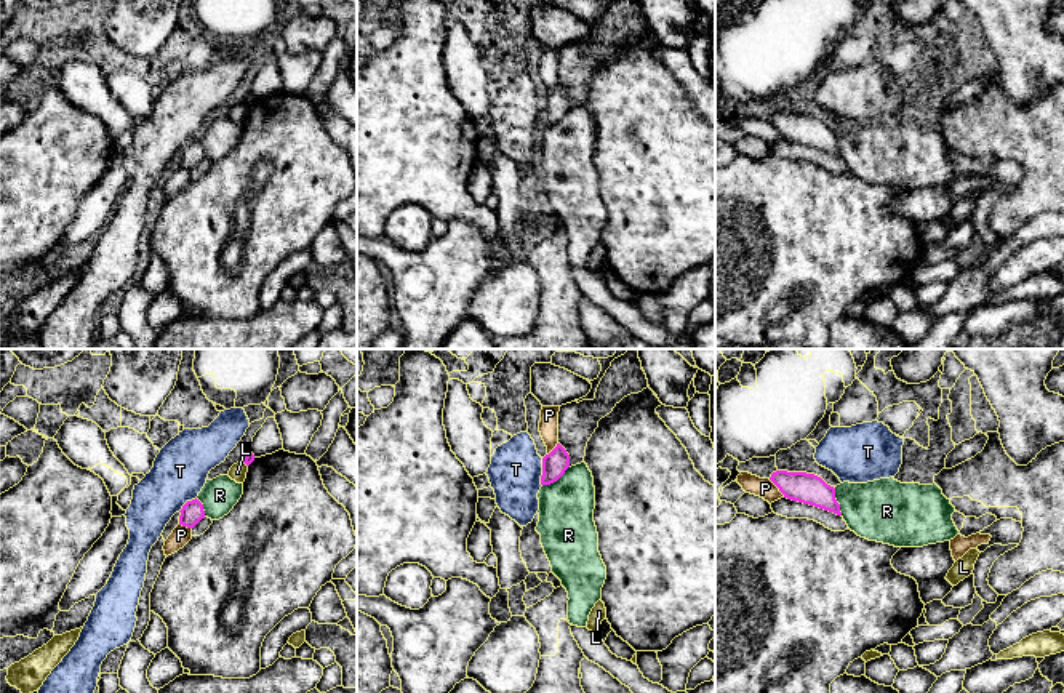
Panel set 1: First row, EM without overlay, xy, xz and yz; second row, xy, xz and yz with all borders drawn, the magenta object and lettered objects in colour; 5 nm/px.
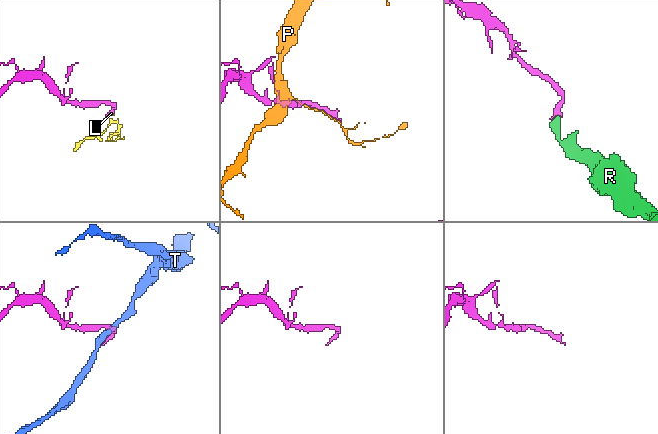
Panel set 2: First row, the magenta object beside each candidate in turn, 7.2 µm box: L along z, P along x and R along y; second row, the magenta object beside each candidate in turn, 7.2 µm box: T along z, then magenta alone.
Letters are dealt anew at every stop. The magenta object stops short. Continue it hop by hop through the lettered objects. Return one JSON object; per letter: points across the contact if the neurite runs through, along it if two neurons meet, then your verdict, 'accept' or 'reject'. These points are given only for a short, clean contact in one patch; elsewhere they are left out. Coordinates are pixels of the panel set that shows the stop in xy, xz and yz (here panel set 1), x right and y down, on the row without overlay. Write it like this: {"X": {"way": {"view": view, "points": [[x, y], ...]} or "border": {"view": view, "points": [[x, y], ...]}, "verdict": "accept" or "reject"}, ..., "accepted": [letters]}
{"L": {"border": {"view": "xy", "points": [[244, 103], [247, 108]]}, "verdict": "reject"}, "P": {"verdict": "reject"}, "R": {"border": {"view": "xz", "points": [[568, 108], [556, 122], [543, 127]]}, "verdict": "reject"}, "T": {"border": {"view": "xz", "points": [[543, 100], [541, 127]]}, "verdict": "reject"}, "accepted": []}

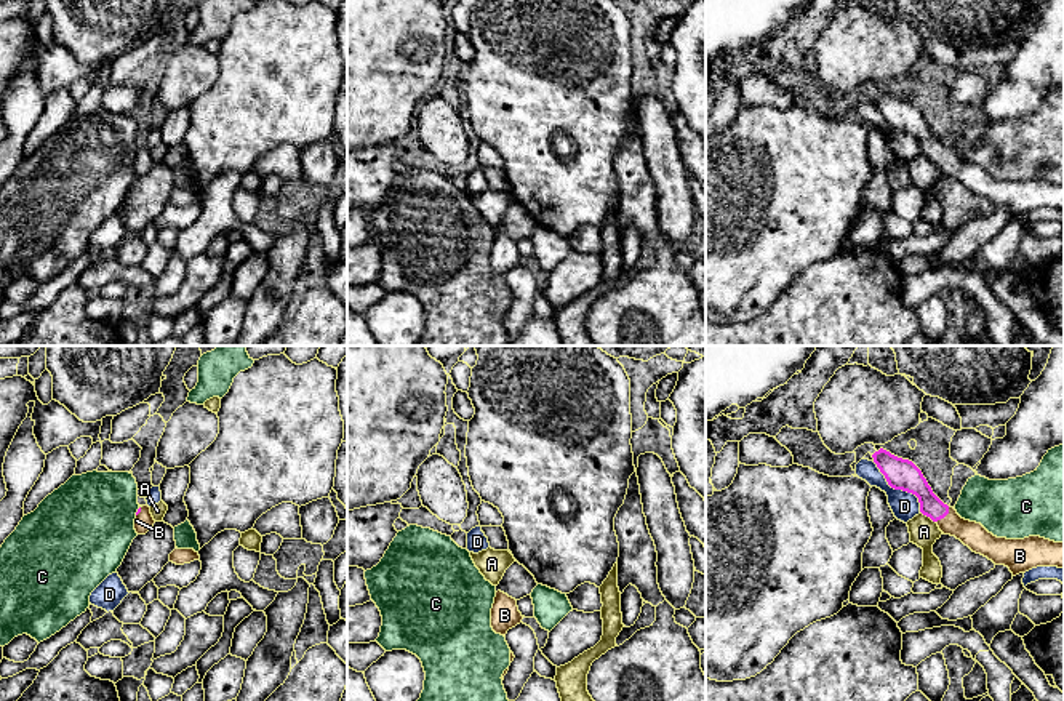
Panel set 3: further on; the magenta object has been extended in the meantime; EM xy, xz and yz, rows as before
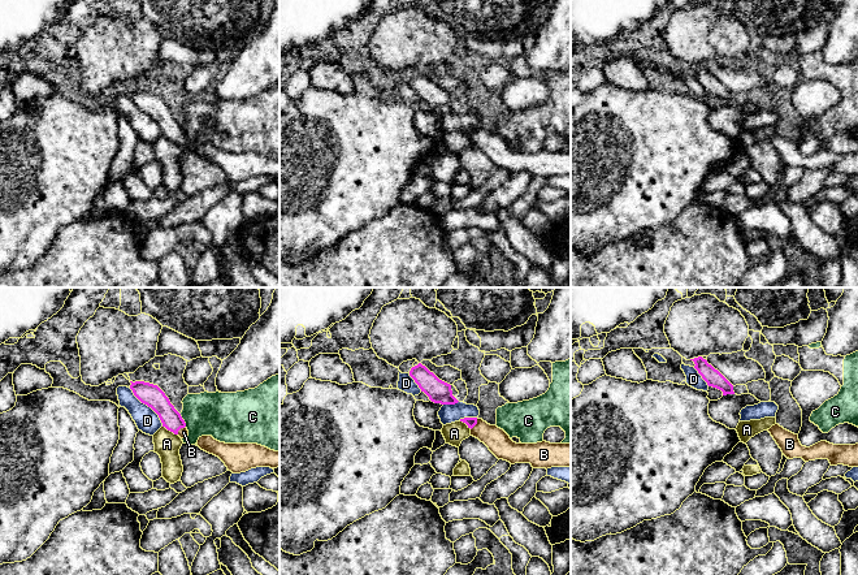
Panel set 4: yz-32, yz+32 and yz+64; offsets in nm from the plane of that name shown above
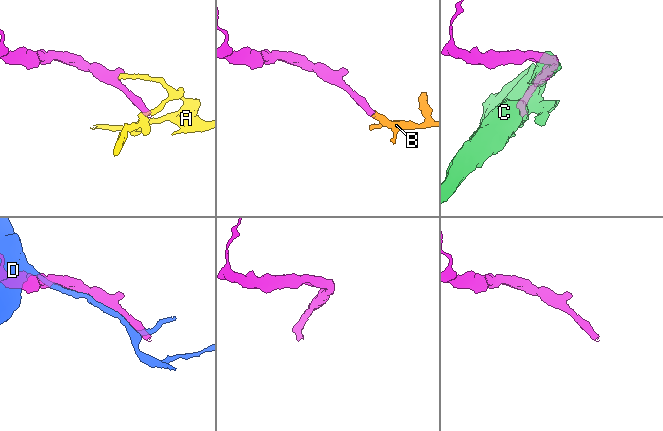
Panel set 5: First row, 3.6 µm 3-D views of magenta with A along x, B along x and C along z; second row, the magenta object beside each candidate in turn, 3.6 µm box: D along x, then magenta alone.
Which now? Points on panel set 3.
{"A": {"border": {"view": "yz", "points": [[920, 152], [935, 164]]}, "verdict": "reject"}, "B": {"way": {"view": "yz", "points": [[911, 120], [944, 157], [954, 167], [973, 176]]}, "verdict": "accept"}, "C": {"border": {"view": "xy", "points": [[140, 149], [135, 156]]}, "verdict": "reject"}, "D": {"verdict": "reject"}, "accepted": ["B"]}

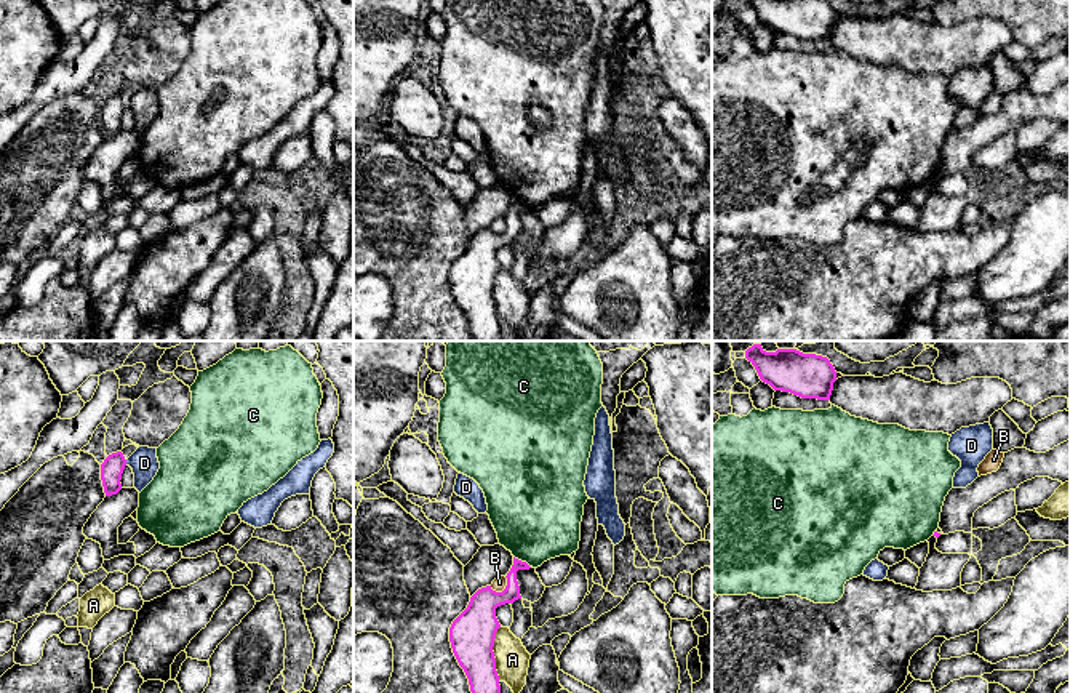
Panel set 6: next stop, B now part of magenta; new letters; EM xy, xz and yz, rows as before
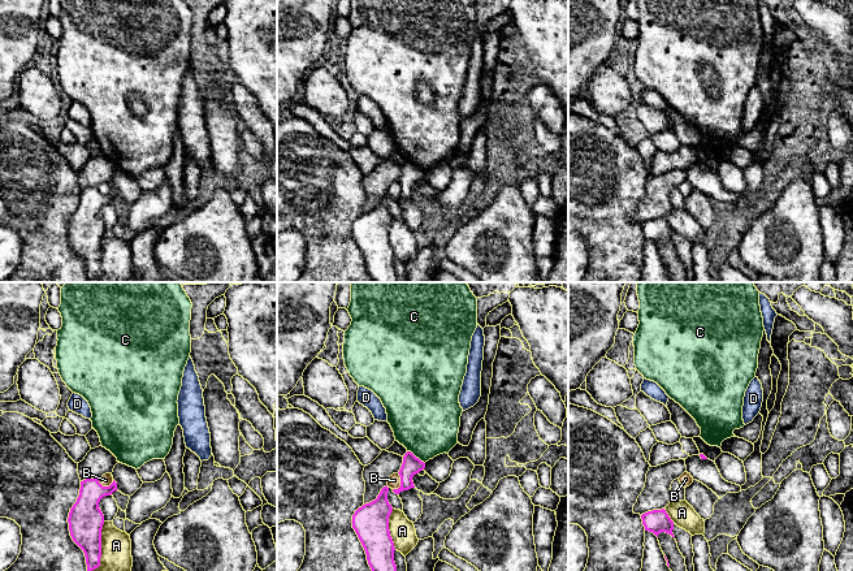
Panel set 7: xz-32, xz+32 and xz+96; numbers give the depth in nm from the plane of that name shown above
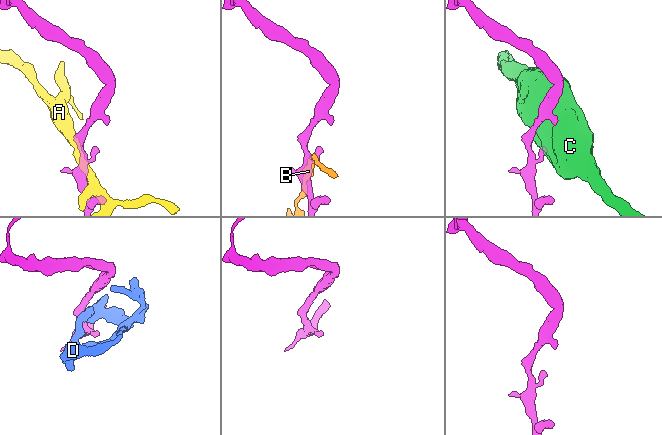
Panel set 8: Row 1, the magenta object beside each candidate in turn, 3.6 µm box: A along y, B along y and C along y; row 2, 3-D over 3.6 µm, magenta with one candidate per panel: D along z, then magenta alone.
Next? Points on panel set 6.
{"A": {"verdict": "reject"}, "B": {"border": {"view": "xz", "points": [[506, 218], [506, 228], [501, 232], [490, 229]]}, "verdict": "reject"}, "C": {"border": {"view": "xz", "points": [[514, 197], [530, 208]]}, "verdict": "reject"}, "D": {"border": {"view": "xy", "points": [[125, 101], [127, 106]]}, "verdict": "reject"}, "accepted": []}

